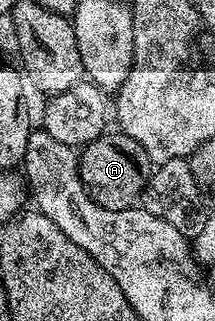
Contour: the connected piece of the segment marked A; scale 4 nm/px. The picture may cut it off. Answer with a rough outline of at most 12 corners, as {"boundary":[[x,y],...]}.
{"boundary":[[121,131],[79,152],[82,183],[116,212],[137,204],[152,164]]}

